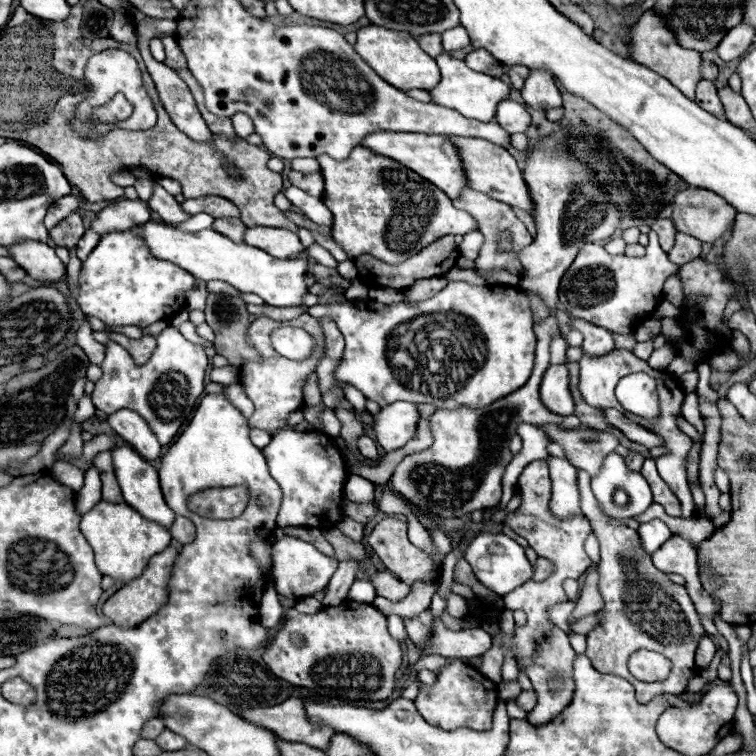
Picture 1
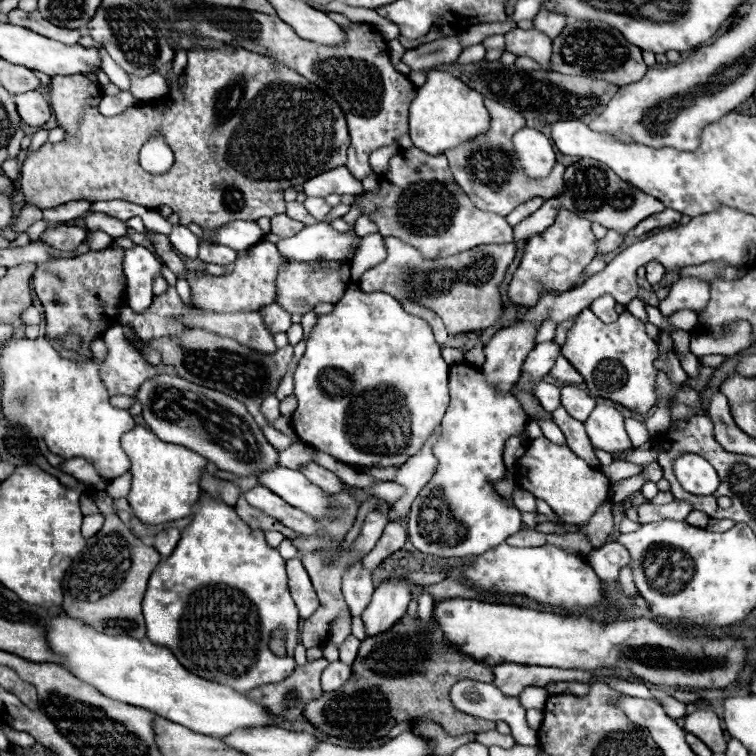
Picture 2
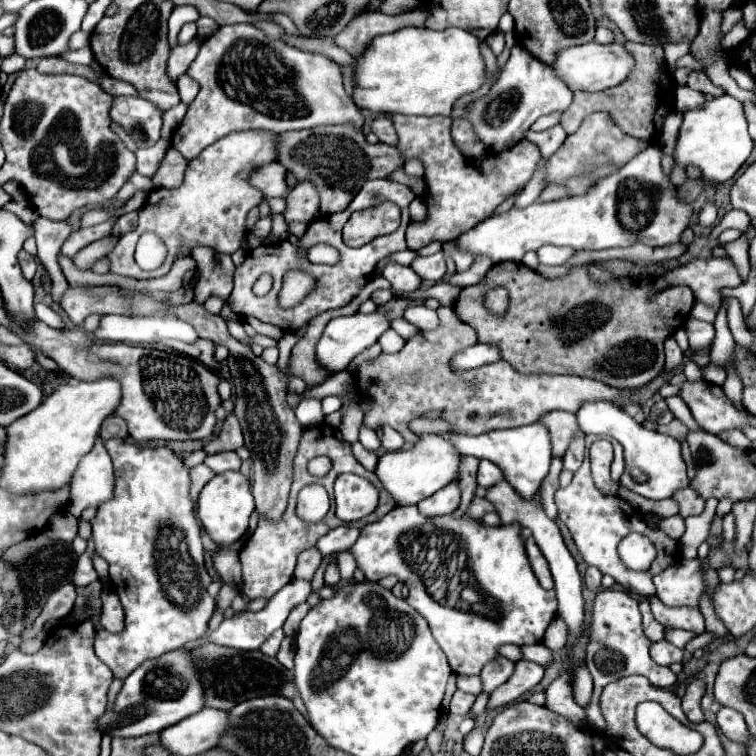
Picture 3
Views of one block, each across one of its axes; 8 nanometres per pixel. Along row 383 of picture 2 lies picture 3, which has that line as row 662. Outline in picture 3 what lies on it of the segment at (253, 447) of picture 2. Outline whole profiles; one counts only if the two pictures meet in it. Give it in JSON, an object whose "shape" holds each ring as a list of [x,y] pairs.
{"shape":[[[180,648],[180,650],[166,652],[156,660],[146,660],[142,666],[138,666],[124,680],[124,686],[114,706],[106,710],[104,716],[100,716],[98,720],[100,732],[112,738],[152,734],[198,712],[204,706],[204,692],[196,668],[188,658],[188,654],[190,654],[188,650]]]}

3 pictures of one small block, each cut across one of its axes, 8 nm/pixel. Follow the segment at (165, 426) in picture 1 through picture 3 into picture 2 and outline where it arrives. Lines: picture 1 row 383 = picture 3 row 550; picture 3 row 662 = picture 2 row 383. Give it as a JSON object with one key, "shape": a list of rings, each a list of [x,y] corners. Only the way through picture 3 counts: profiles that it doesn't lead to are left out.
{"shape":[[[114,324],[104,332],[104,342],[108,346],[108,356],[100,366],[100,378],[110,396],[126,394],[134,398],[144,380],[158,376],[158,368],[150,366],[144,356],[126,342],[120,324]]]}

